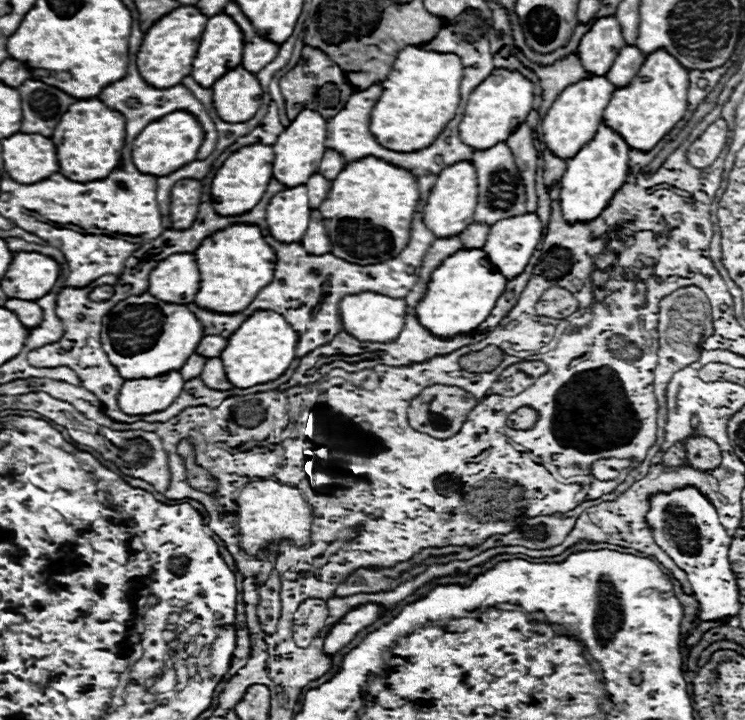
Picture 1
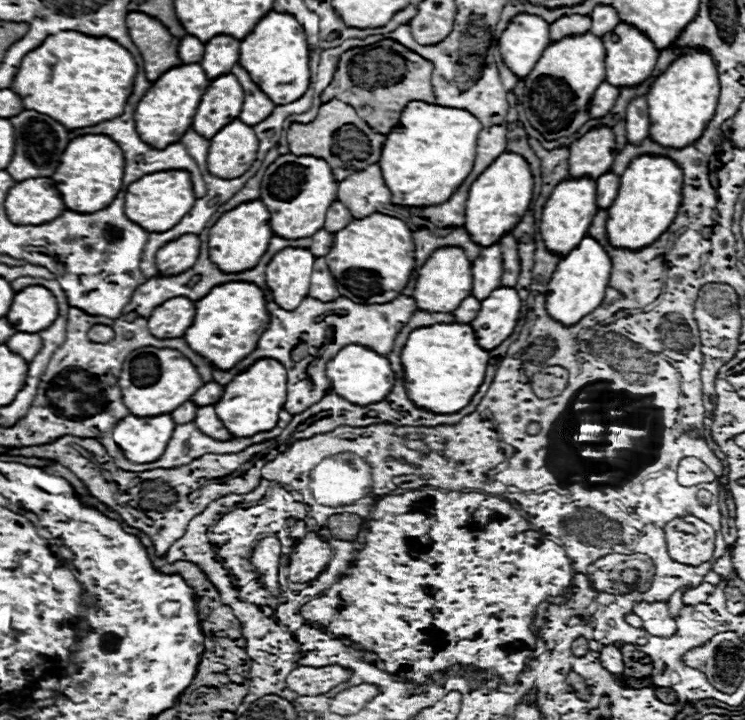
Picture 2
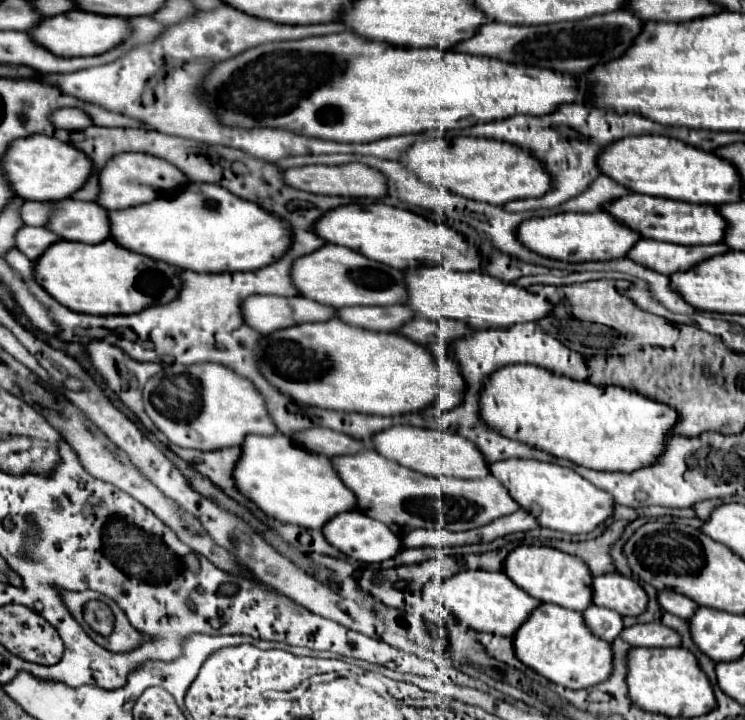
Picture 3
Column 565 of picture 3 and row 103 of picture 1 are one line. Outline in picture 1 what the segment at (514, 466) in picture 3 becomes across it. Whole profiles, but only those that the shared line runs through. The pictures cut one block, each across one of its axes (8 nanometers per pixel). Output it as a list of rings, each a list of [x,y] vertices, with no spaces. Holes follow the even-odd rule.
[[[494,68],[492,74],[486,80],[482,80],[482,84],[478,84],[468,98],[464,118],[460,122],[462,140],[474,150],[494,146],[494,142],[506,140],[516,130],[516,126],[526,120],[530,108],[532,108],[532,82],[516,70]]]

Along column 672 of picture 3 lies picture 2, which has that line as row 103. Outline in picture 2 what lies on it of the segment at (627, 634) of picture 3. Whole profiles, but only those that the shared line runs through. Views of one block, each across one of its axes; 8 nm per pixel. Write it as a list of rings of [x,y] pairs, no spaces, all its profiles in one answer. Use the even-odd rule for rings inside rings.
[[[634,98],[626,110],[626,140],[630,144],[642,144],[648,138],[650,120],[646,98]]]

